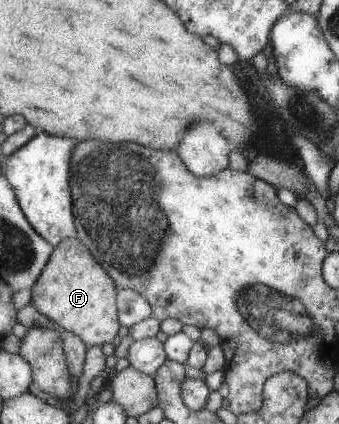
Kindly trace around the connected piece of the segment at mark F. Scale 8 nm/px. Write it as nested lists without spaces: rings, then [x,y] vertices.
[[[79,238],[65,239],[53,251],[35,287],[31,302],[59,328],[80,336],[88,347],[113,342],[121,330],[116,281]]]

